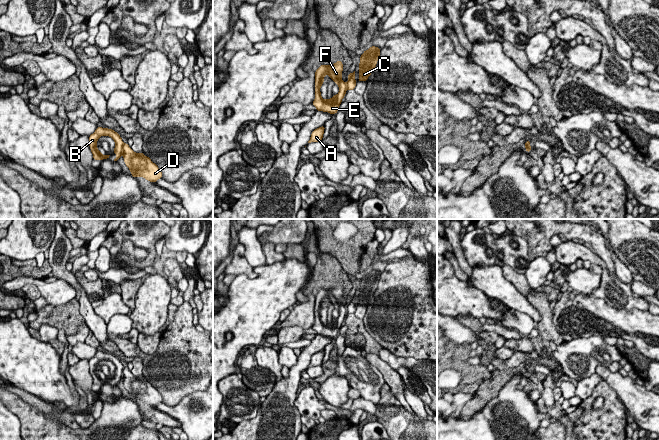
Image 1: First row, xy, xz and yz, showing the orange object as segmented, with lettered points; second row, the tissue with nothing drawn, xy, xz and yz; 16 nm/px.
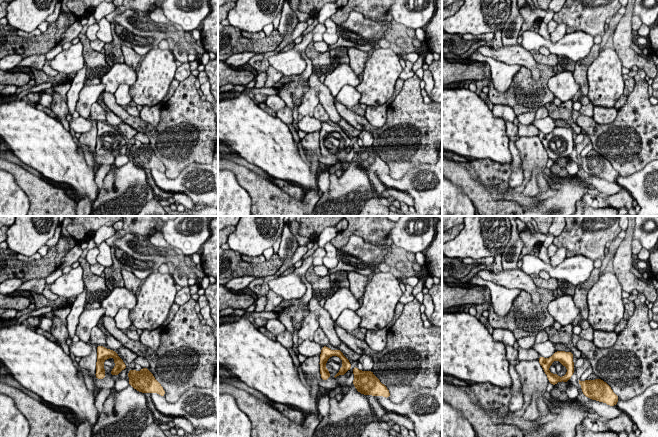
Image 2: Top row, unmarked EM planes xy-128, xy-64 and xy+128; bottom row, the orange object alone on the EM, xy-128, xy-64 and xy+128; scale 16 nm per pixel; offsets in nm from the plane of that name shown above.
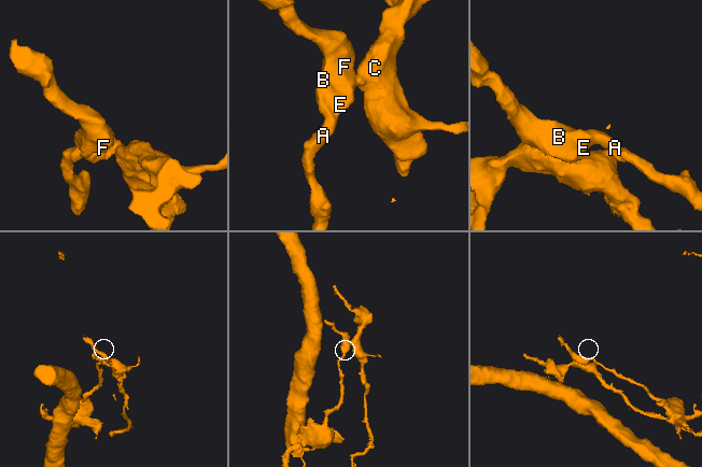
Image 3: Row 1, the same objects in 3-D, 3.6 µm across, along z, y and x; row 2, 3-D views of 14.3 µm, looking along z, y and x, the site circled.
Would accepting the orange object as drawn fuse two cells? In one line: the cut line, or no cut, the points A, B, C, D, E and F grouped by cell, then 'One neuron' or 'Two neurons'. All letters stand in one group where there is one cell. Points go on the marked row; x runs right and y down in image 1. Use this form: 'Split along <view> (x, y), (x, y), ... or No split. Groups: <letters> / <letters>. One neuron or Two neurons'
Split along xy (124, 144), (122, 152). Groups: A B E F / C D. Two neurons

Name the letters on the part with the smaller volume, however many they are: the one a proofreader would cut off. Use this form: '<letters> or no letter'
C, D

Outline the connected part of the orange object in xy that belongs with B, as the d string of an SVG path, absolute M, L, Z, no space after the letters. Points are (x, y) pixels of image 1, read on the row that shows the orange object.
M97 127L95 132L89 136L89 147L93 154L93 159L104 160L104 159L108 159L110 156L108 154L103 155L100 152L100 150L97 149L96 143L101 136L110 136L115 141L115 148L113 150L113 153L117 155L116 158L114 159L114 161L117 161L123 153L124 143L122 141L122 138L114 130L109 129L109 128L102 128L102 127Z

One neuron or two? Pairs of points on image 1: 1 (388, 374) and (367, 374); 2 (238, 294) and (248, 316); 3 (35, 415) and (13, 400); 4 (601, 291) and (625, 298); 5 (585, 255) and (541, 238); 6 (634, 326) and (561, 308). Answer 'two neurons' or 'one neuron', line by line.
1: two neurons
2: one neuron
3: one neuron
4: one neuron
5: two neurons
6: one neuron

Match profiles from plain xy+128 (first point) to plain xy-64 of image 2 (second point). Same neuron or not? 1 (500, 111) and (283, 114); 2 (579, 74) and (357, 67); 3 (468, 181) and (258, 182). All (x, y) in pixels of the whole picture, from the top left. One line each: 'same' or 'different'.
1: different
2: same
3: same

